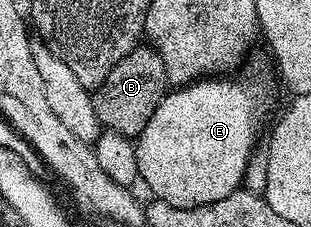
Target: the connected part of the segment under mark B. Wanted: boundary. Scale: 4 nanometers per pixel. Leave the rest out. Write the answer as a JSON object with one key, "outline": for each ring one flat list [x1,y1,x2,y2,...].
{"outline":[[141,43,130,51,130,55,117,63,114,71,110,71,110,75,106,75,106,79,96,86,92,93,94,115,98,115,105,130,135,139,140,136,146,123,150,123,150,115,154,115,158,103,169,89,162,59,151,44]]}

